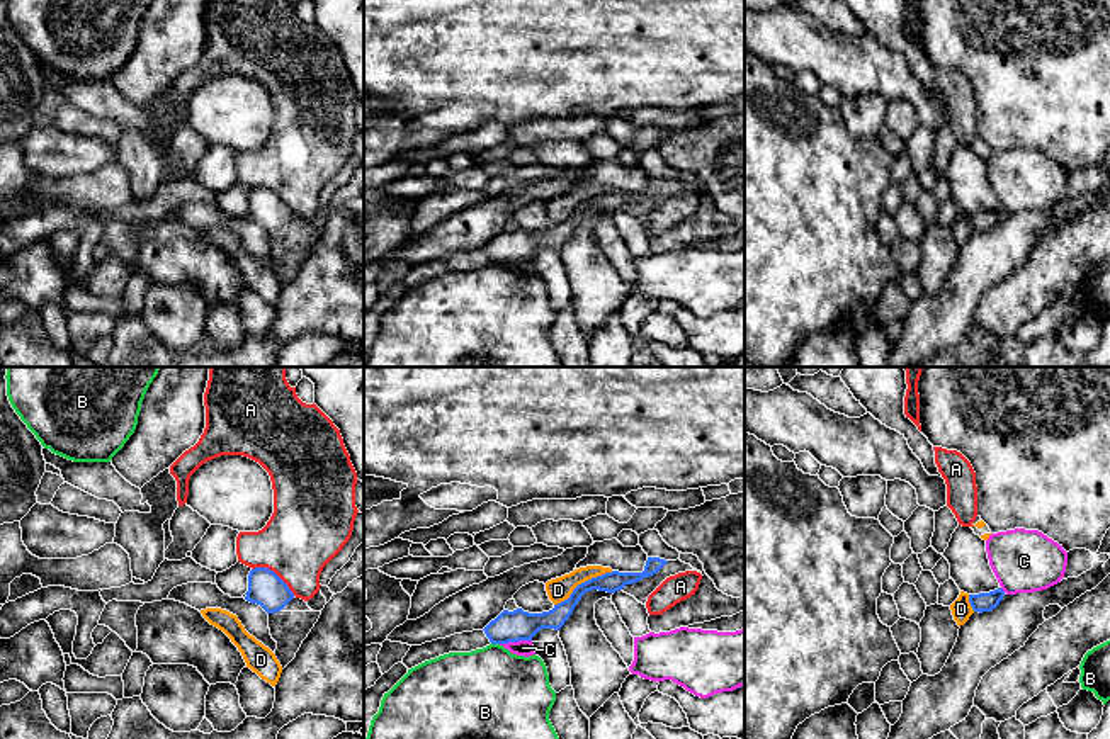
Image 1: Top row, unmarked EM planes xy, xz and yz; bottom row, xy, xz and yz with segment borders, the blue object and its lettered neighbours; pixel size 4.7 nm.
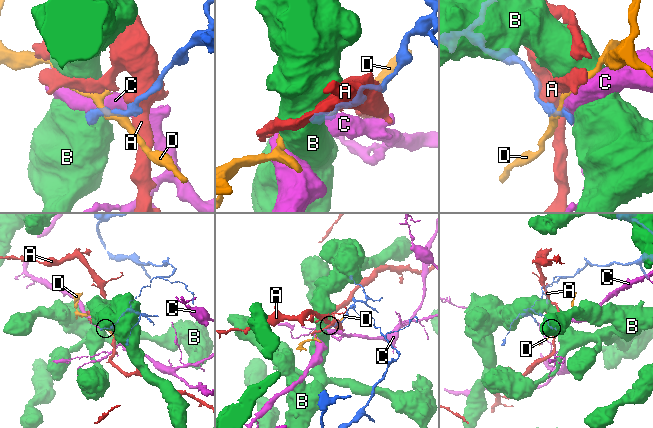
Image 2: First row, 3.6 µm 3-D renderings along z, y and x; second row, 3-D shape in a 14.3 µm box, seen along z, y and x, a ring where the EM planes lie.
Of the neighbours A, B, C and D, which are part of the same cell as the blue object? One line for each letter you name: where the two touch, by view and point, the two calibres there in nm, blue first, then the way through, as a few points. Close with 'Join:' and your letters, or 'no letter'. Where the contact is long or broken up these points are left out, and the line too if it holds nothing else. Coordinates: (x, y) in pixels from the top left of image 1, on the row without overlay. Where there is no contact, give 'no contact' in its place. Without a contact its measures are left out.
Join: no letter

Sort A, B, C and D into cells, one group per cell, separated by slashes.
A / B / C / D

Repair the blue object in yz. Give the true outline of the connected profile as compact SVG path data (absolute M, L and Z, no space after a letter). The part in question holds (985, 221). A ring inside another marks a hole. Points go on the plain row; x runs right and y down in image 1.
M1001 207L989 211L989 212L979 212L979 214L969 214L969 223L974 231L991 231L1000 224L1003 219L1005 211Z

